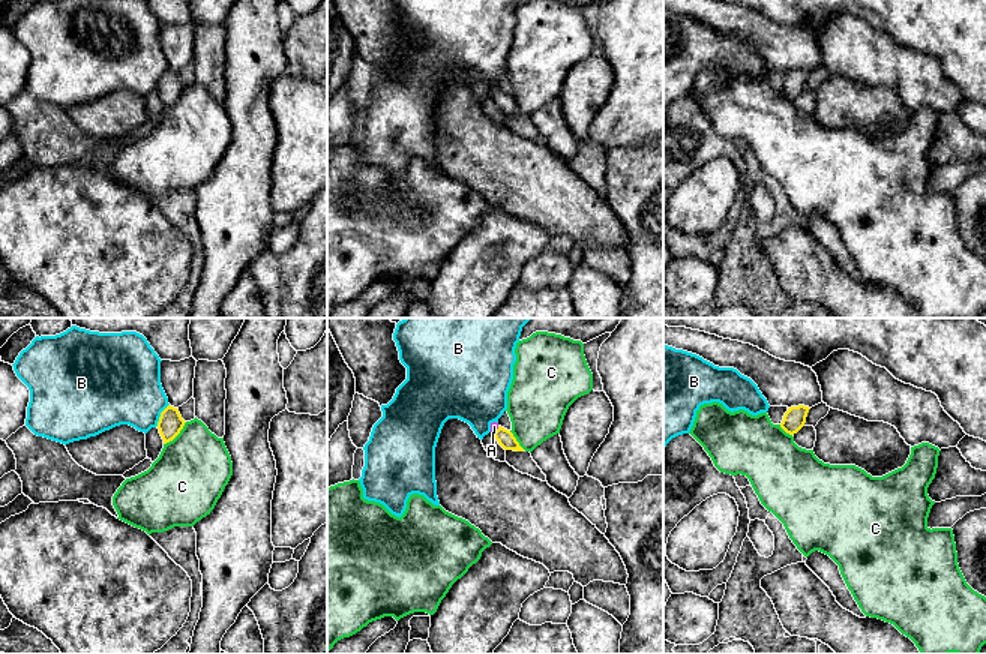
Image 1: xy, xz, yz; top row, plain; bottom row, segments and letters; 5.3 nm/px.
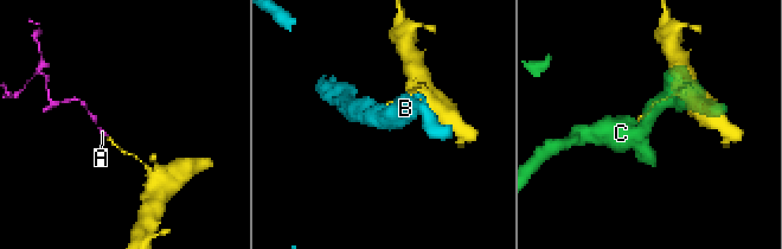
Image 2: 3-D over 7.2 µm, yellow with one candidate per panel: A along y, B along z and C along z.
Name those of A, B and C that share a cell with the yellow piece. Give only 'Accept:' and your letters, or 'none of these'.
Accept: A

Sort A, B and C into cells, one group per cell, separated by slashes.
A / B / C

